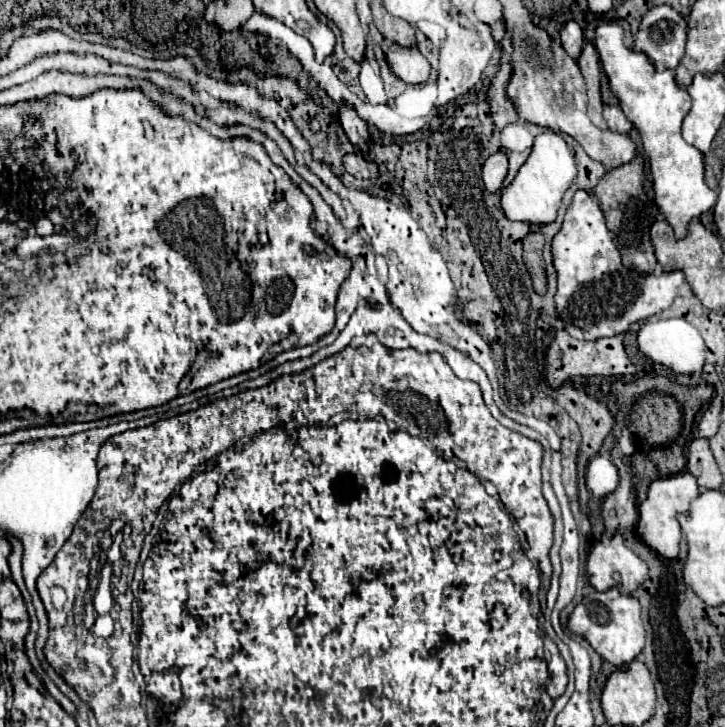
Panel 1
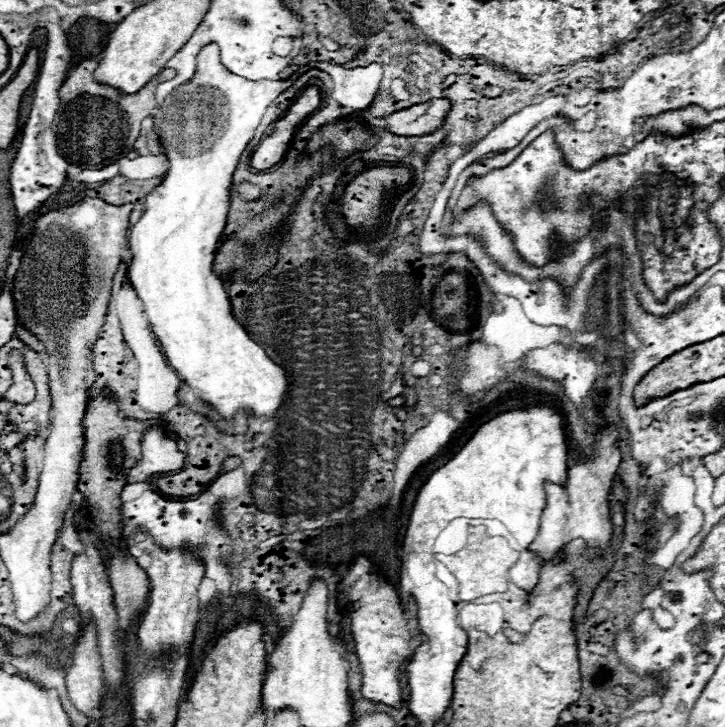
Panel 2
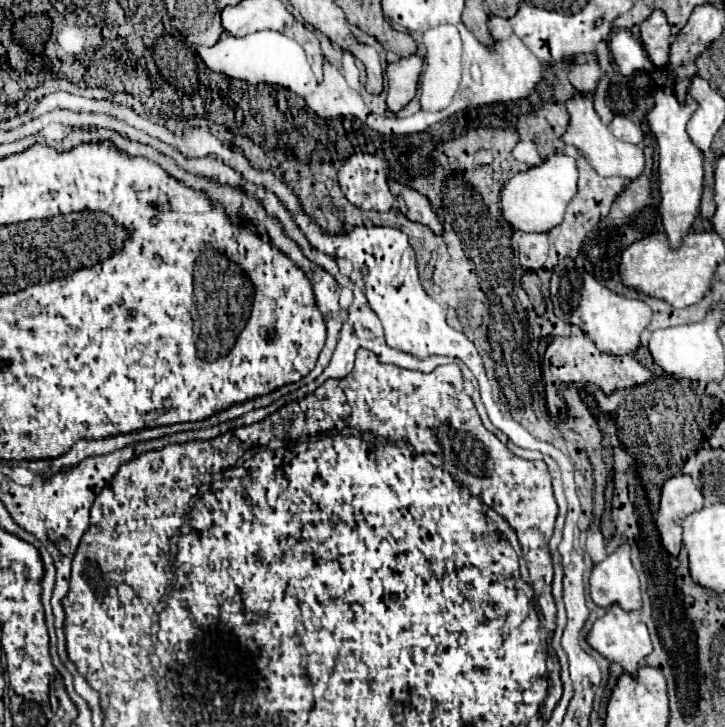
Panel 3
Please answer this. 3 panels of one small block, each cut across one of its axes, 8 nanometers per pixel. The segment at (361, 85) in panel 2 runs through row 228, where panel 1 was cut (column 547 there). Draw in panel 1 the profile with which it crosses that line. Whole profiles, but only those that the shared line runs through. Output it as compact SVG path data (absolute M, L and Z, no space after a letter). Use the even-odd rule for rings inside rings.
M552 130L538 134L528 160L522 164L512 184L502 190L504 214L514 222L528 222L538 226L554 222L556 212L562 204L562 196L570 188L574 176L576 176L576 162L564 138Z

